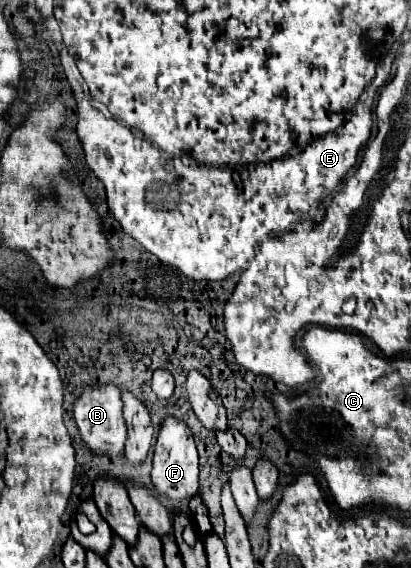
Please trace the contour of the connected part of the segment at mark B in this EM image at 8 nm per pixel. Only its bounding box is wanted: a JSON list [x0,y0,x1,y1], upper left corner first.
[74,384,126,458]

